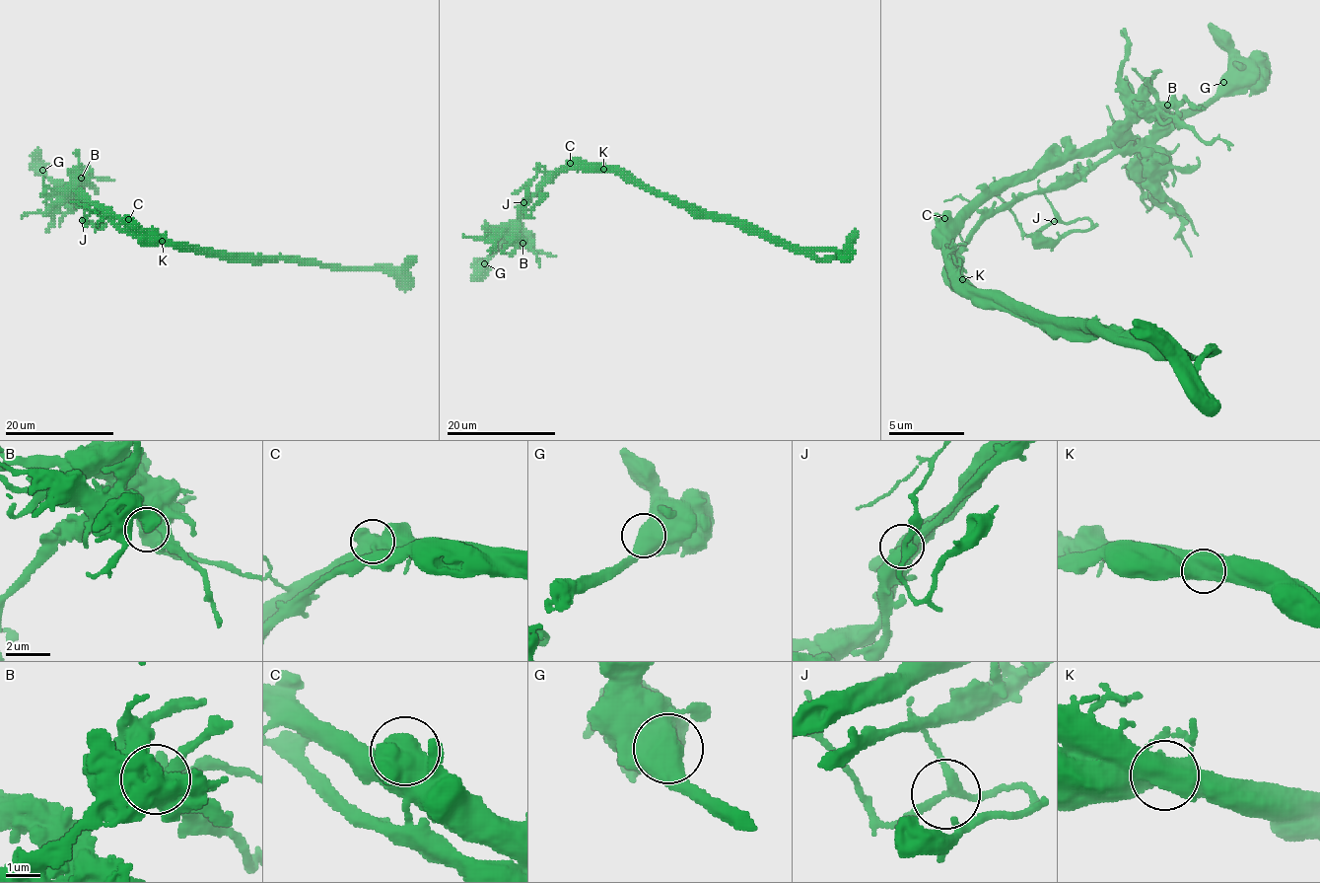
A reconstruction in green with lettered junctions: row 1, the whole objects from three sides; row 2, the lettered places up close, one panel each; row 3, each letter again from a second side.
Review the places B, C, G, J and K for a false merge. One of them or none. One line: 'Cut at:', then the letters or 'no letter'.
Cut at: K

